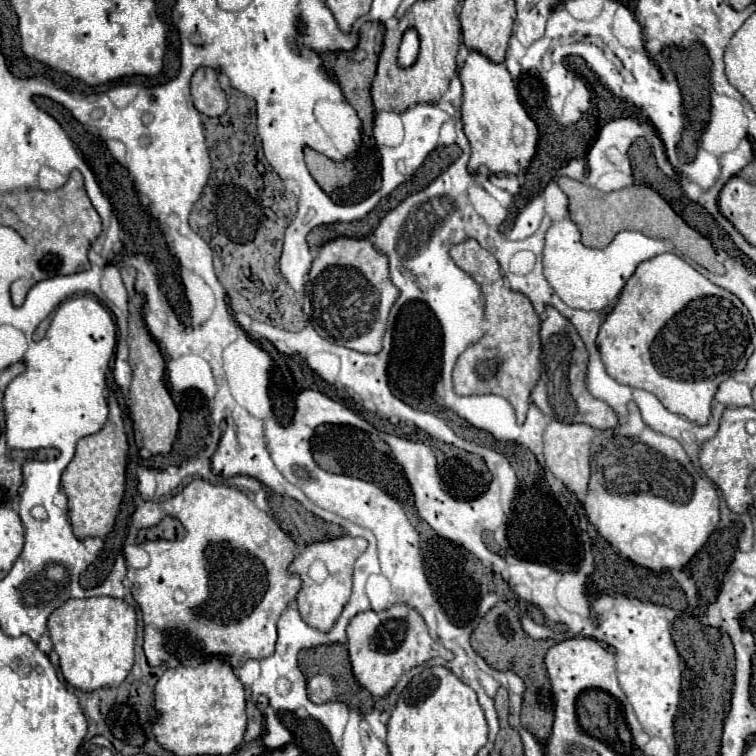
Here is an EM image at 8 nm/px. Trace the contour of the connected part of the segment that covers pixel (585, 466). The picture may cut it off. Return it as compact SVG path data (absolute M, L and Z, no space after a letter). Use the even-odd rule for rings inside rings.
M550 421L544 433L544 457L546 467L568 487L568 491L576 495L586 493L586 485L590 479L590 443L594 439L594 429L582 423L560 423Z

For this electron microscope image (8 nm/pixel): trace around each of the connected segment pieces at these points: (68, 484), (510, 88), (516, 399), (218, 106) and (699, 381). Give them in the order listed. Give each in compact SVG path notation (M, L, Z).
M112 409L110 419L98 433L78 441L76 455L62 473L62 489L68 497L68 513L72 511L72 531L78 539L106 537L112 531L124 495L126 455L128 441L118 409Z
M470 51L460 71L460 81L464 89L462 95L464 133L472 147L468 171L472 175L480 175L482 167L486 167L488 175L496 177L526 173L536 153L538 127L522 107L508 69L500 63L496 65L488 61L484 55L476 51Z
M466 239L450 249L450 257L460 269L476 279L486 297L486 325L488 333L472 347L468 347L454 367L454 391L458 395L496 393L506 397L522 425L530 407L530 393L540 377L540 317L530 299L504 285L496 257L480 247L476 239Z
M200 67L192 77L192 103L206 117L220 117L226 111L226 95L218 83L218 71Z
M674 253L656 255L638 265L620 293L618 305L604 319L598 333L598 351L612 379L622 385L654 393L670 413L678 413L698 425L706 425L712 399L728 377L742 371L754 351L750 331L754 323L744 303L730 291L714 285L682 257Z

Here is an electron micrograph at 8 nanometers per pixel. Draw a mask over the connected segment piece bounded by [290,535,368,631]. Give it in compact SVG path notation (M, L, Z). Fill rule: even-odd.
M344 535L344 537L336 537L336 539L328 539L328 541L318 541L318 543L310 543L306 545L300 555L290 563L290 573L296 573L302 577L302 589L296 597L298 601L298 611L302 615L302 619L320 629L320 631L330 631L332 625L336 623L336 619L340 617L348 597L350 597L350 591L352 591L352 567L354 567L354 561L356 557L366 549L368 541L362 539L362 537L350 537L350 535ZM314 563L322 563L328 571L328 577L322 581L322 583L316 583L310 573L308 573L308 567L314 565Z

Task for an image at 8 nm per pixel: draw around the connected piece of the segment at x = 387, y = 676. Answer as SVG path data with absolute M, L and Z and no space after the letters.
M394 605L386 611L370 609L352 617L348 625L348 651L354 677L374 697L384 697L406 671L430 661L438 653L450 657L450 653L446 653L442 645L438 647L438 643L430 637L424 619L408 605Z

